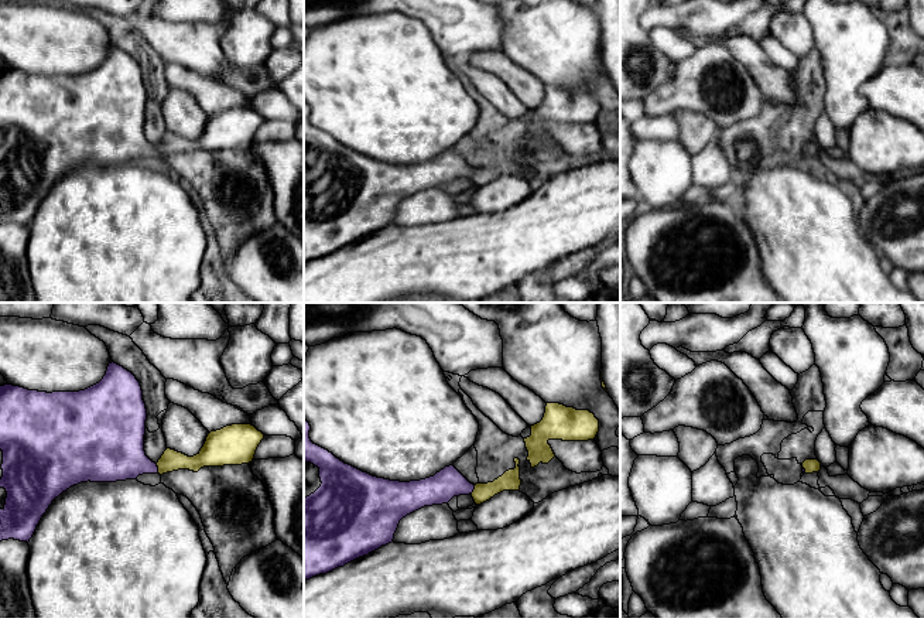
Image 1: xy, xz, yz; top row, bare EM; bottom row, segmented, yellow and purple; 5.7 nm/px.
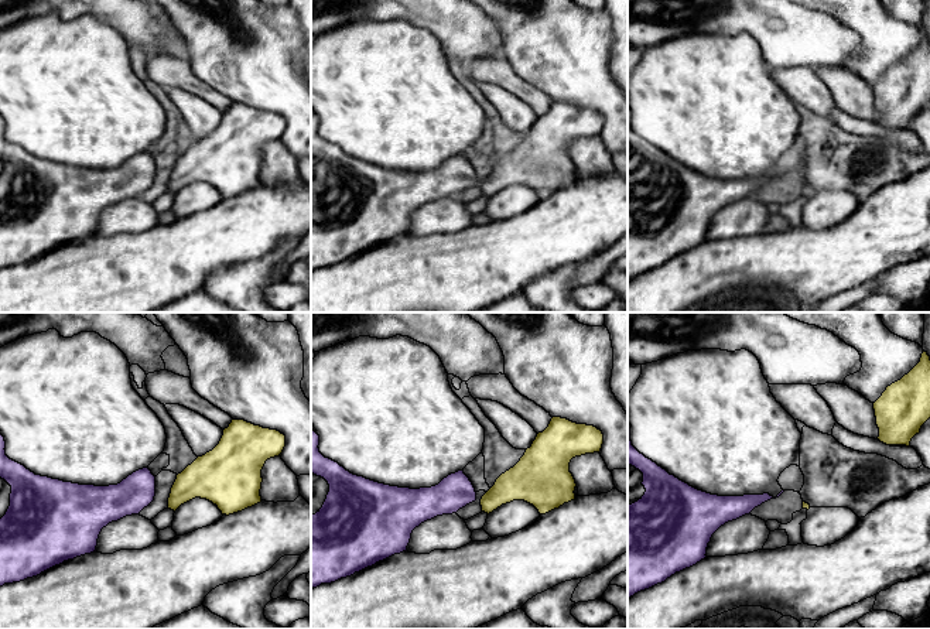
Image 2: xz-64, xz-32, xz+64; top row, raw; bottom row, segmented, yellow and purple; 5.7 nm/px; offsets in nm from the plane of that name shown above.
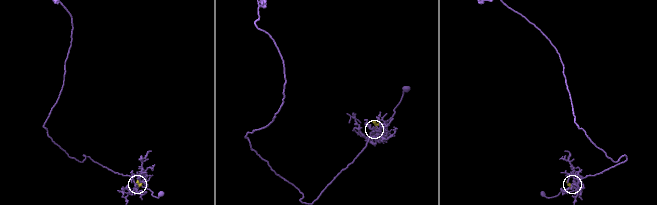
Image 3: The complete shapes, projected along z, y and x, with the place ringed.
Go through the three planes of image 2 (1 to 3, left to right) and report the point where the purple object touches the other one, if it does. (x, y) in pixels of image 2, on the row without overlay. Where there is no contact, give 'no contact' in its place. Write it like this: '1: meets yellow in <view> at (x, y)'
1: no contact
2: no contact
3: no contact

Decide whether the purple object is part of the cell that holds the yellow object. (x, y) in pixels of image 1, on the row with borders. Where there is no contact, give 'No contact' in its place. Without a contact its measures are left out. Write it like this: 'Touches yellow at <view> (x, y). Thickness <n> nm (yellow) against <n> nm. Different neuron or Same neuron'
Touches yellow at xy (158, 468). Thickness 120 nm (yellow) against 300 nm. Same neuron

